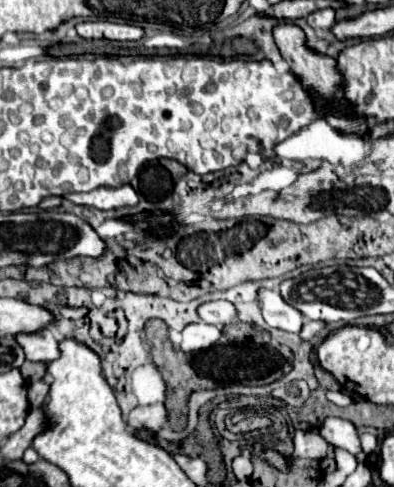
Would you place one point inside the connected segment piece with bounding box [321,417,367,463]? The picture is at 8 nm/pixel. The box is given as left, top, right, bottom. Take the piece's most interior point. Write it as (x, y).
(342, 433)

